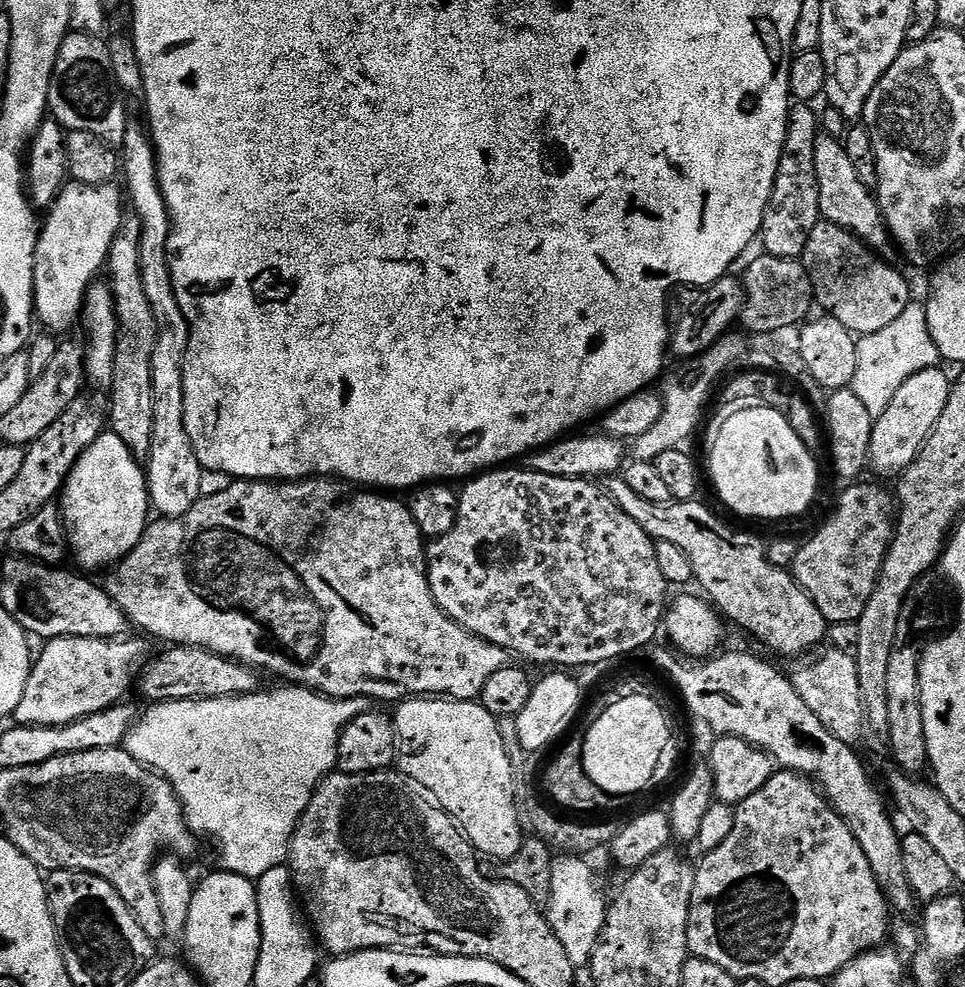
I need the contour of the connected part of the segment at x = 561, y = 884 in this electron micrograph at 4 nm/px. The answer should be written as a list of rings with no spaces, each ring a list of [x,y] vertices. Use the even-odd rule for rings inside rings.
[[[563,854],[553,859],[550,898],[546,905],[548,924],[558,936],[558,942],[562,942],[566,958],[570,958],[570,962],[578,970],[583,969],[583,964],[585,967],[592,959],[592,951],[598,942],[598,934],[602,930],[606,911],[606,896],[604,900],[588,862],[583,856]]]

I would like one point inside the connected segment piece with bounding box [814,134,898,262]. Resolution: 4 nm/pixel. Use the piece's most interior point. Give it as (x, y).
(845, 200)

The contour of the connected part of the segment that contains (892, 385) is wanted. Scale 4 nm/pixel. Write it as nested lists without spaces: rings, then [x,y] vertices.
[[[913,302],[902,310],[902,315],[895,322],[890,322],[878,334],[866,334],[856,341],[858,366],[854,370],[854,378],[850,385],[854,394],[866,406],[873,418],[881,416],[886,406],[890,406],[894,393],[910,378],[910,374],[918,374],[918,370],[937,367],[942,357],[934,338],[930,334],[928,309],[923,303]]]

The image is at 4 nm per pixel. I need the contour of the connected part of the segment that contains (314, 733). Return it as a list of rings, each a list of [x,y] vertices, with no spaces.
[[[303,686],[280,687],[284,688],[273,692],[257,690],[245,696],[152,704],[128,729],[122,745],[138,763],[172,783],[184,807],[188,829],[197,837],[209,836],[216,843],[219,867],[253,882],[266,874],[266,870],[274,870],[274,866],[287,861],[288,843],[314,790],[336,768],[342,730],[358,714],[374,708],[369,696],[334,700]]]

